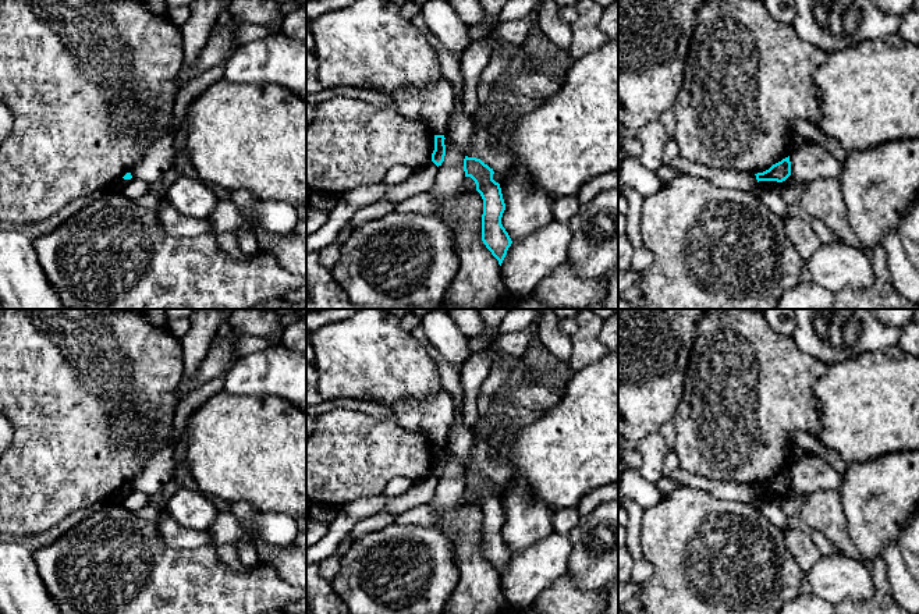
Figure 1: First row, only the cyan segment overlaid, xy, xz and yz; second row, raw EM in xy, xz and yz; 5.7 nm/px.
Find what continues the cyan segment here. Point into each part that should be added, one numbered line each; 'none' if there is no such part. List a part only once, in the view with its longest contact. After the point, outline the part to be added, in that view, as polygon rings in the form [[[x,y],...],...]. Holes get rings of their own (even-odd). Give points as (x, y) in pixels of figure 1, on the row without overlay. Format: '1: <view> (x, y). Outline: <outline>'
none

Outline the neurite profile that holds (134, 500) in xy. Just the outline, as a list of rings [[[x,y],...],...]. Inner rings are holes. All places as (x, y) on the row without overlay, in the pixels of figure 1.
[[[131,490],[121,503],[127,510],[135,512],[149,504],[149,494],[139,490]]]

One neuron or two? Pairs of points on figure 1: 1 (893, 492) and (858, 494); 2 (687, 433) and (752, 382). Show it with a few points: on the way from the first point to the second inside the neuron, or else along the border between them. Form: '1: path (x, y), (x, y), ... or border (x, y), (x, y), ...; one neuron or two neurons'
1: path (884, 492), (869, 490), (866, 493); one neuron
2: path (703, 430), (735, 398); one neuron

